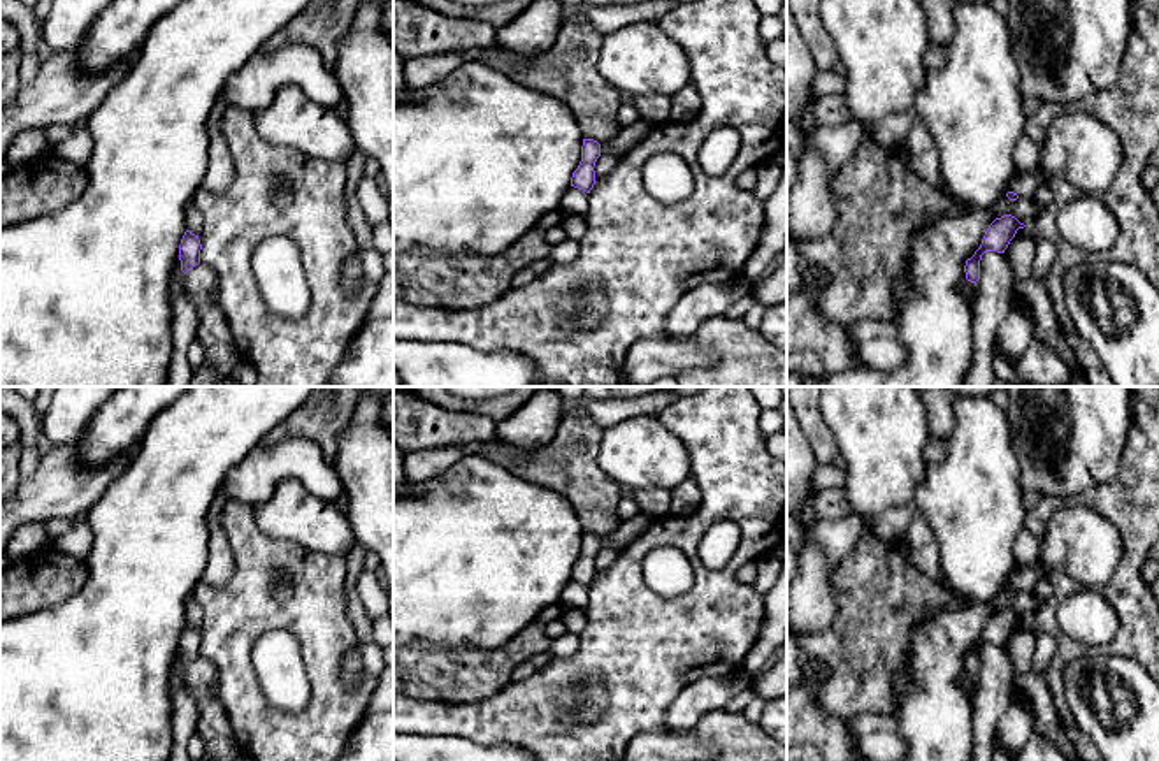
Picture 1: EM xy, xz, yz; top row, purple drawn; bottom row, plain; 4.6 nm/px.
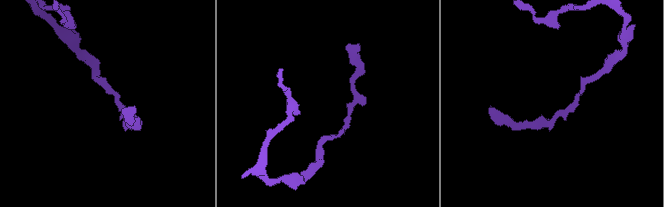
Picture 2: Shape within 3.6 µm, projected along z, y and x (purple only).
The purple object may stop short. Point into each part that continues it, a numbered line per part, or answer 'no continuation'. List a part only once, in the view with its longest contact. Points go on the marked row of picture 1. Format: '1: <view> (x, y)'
no continuation

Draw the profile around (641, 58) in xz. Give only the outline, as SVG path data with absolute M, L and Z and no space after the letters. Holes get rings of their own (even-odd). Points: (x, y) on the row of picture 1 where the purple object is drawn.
M637 21L604 35L597 69L629 100L674 97L692 84L685 49L657 21Z

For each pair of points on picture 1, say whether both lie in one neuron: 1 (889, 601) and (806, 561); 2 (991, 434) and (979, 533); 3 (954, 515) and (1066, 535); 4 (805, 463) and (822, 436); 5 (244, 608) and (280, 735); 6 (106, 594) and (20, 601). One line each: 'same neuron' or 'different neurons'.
1: different neurons
2: same neuron
3: different neurons
4: different neurons
5: same neuron
6: different neurons

